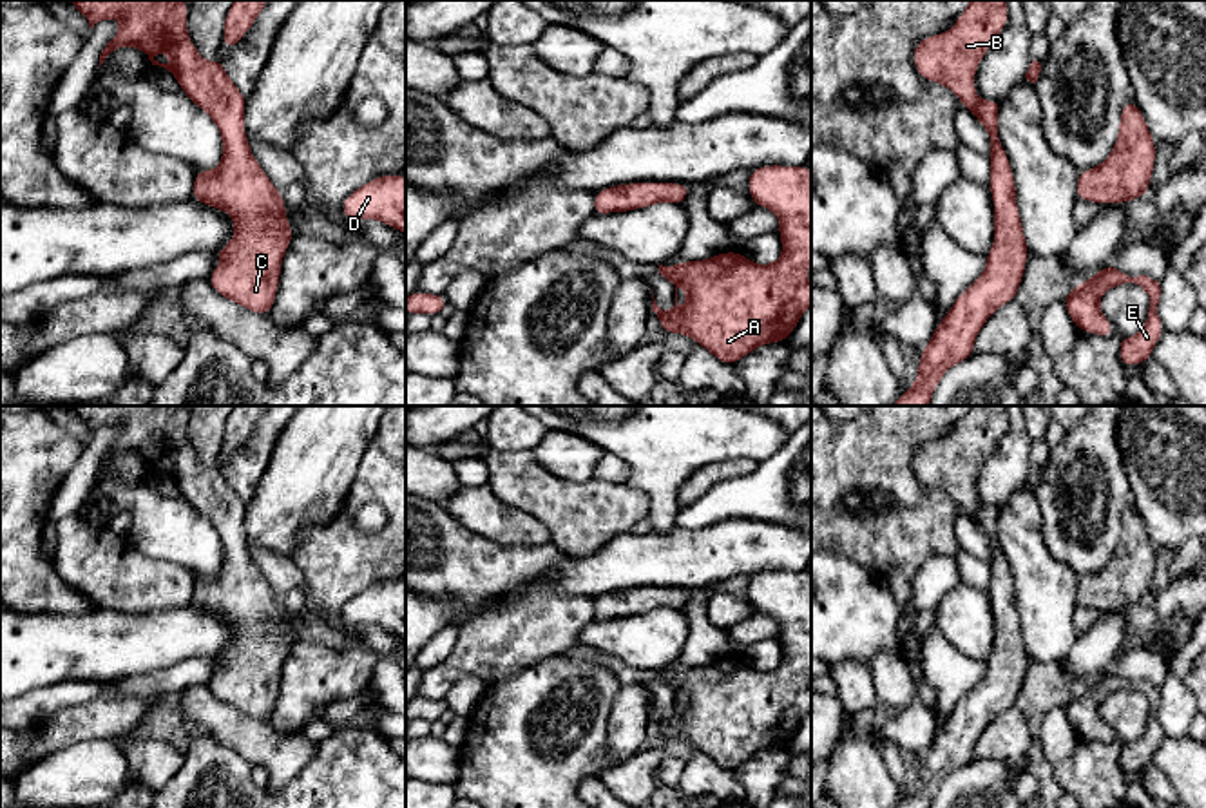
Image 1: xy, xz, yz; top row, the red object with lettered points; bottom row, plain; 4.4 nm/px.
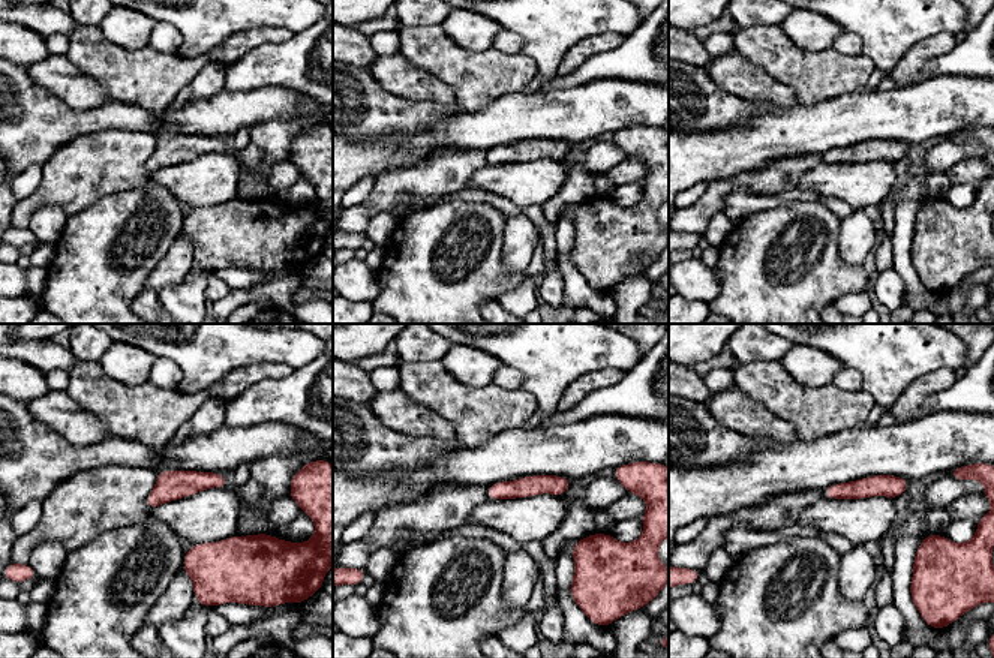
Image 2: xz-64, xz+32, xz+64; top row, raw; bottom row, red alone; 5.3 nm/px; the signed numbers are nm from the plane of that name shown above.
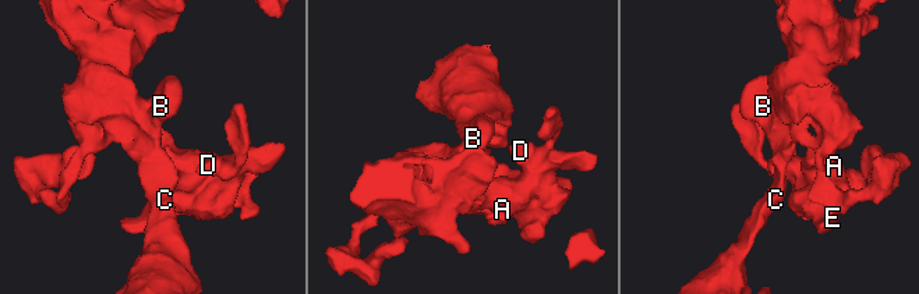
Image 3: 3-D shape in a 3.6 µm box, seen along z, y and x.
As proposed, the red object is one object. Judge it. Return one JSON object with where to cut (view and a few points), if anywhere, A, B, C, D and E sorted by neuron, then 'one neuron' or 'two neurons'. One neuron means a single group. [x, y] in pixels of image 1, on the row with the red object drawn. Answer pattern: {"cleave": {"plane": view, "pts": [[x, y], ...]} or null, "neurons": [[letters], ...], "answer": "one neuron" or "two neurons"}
{"cleave": null, "neurons": [["A", "B", "C", "D", "E"]], "answer": "one neuron"}

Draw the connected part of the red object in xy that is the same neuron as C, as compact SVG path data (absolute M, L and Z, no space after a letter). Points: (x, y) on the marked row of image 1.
M69 0L69 2L83 14L91 29L100 20L107 18L120 18L123 22L120 31L101 51L100 67L112 51L120 47L138 47L148 56L152 65L165 67L168 72L172 72L181 91L201 111L205 111L217 125L223 138L221 165L215 170L196 168L194 190L190 197L206 207L228 212L235 223L235 232L225 248L214 250L214 254L221 259L221 265L212 272L210 277L206 277L206 281L219 295L234 301L235 304L261 315L270 315L279 288L281 263L293 237L293 230L286 219L288 207L282 201L282 192L279 192L273 187L270 178L264 174L263 167L252 156L244 132L246 98L241 94L237 85L228 78L225 63L221 60L217 62L203 60L196 45L188 40L188 27L187 27L188 4L185 4L183 0Z

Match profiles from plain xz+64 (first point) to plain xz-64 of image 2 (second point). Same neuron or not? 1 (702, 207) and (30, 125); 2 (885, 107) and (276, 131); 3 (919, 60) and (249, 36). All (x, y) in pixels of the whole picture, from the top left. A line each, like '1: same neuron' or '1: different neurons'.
1: different neurons
2: different neurons
3: same neuron

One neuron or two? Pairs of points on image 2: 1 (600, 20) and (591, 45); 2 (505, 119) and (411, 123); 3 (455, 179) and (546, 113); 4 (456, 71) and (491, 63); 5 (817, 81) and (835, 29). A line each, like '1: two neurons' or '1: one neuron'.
1: two neurons
2: two neurons
3: two neurons
4: one neuron
5: two neurons

